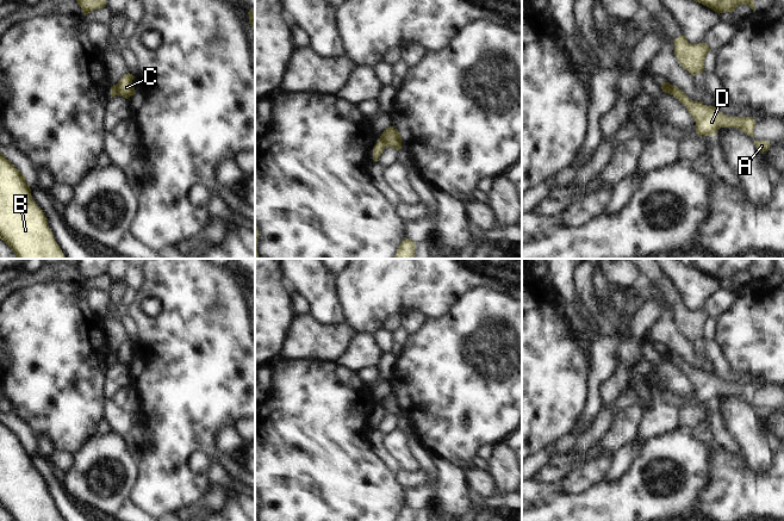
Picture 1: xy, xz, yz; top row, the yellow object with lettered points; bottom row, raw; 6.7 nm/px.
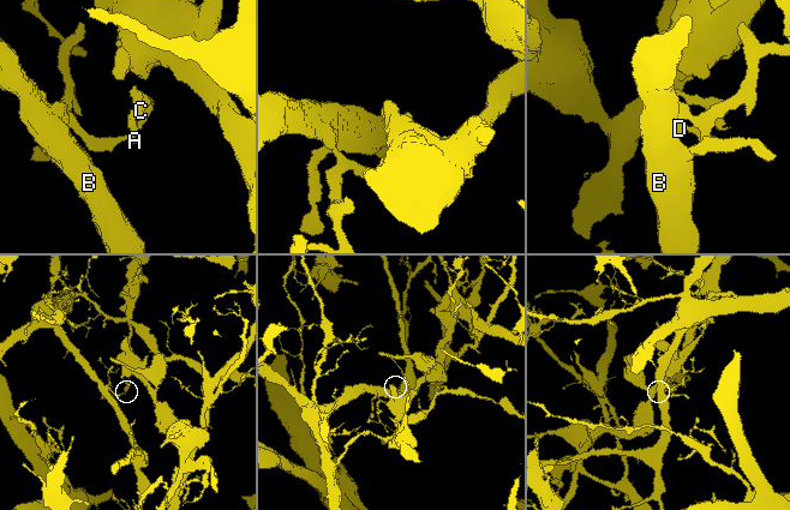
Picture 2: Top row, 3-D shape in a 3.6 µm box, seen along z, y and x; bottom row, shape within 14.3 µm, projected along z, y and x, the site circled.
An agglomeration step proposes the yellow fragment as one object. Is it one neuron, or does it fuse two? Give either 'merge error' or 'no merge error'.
merge error

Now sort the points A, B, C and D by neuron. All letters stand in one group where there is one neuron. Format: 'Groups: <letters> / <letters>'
Groups: A B D / C.

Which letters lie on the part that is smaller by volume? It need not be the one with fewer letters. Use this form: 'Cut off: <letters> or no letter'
Cut off: C

